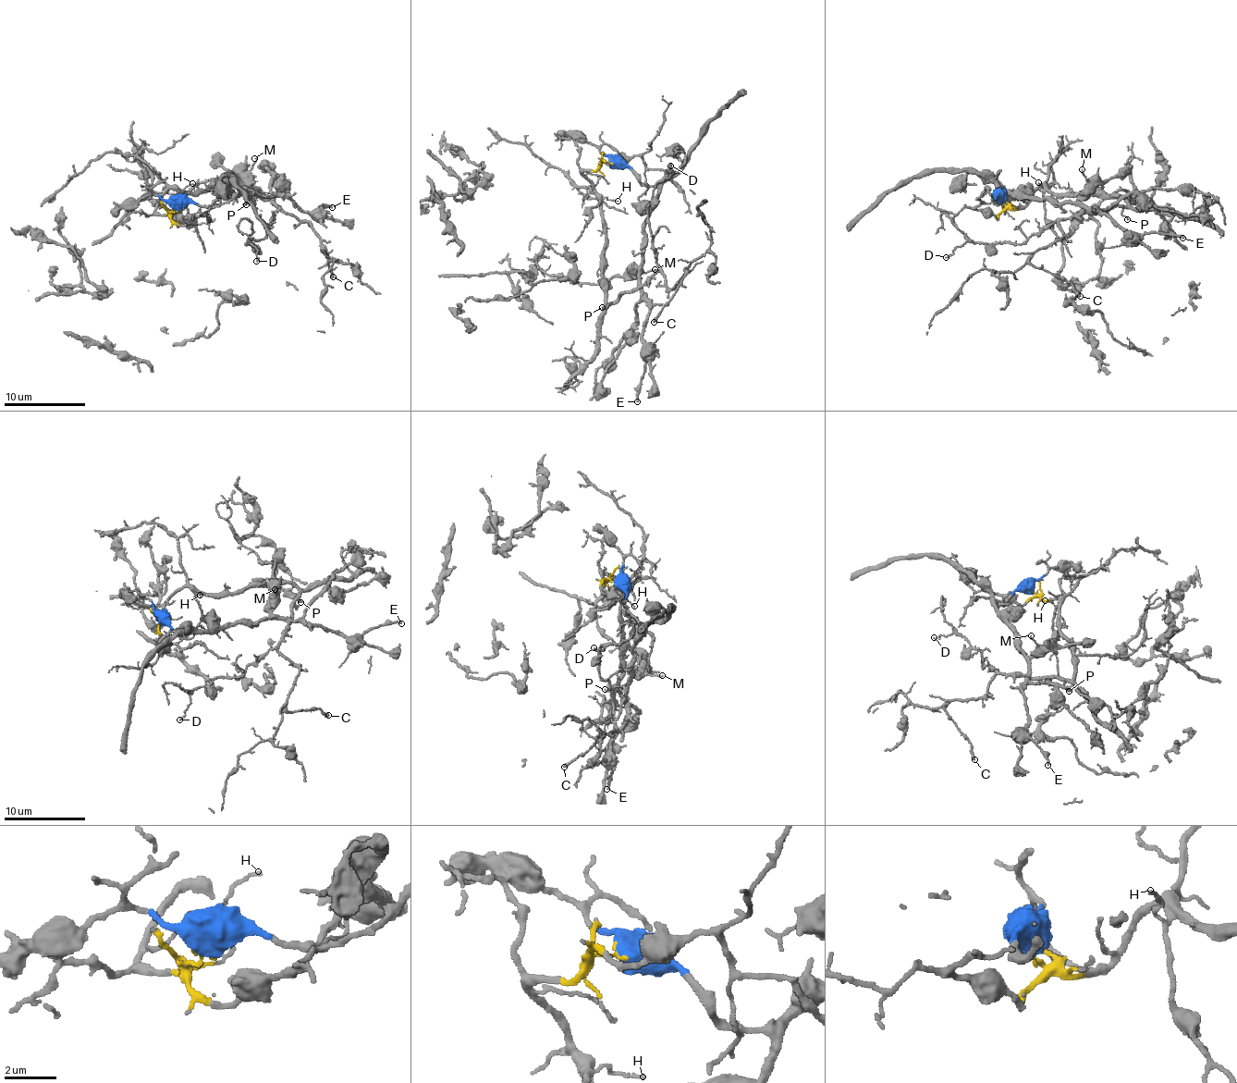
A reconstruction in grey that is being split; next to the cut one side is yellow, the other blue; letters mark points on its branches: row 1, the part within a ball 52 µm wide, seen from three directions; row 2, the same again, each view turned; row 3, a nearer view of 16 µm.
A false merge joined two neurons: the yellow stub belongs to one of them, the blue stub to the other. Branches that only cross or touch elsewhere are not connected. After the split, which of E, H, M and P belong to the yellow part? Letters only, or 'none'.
H, P

